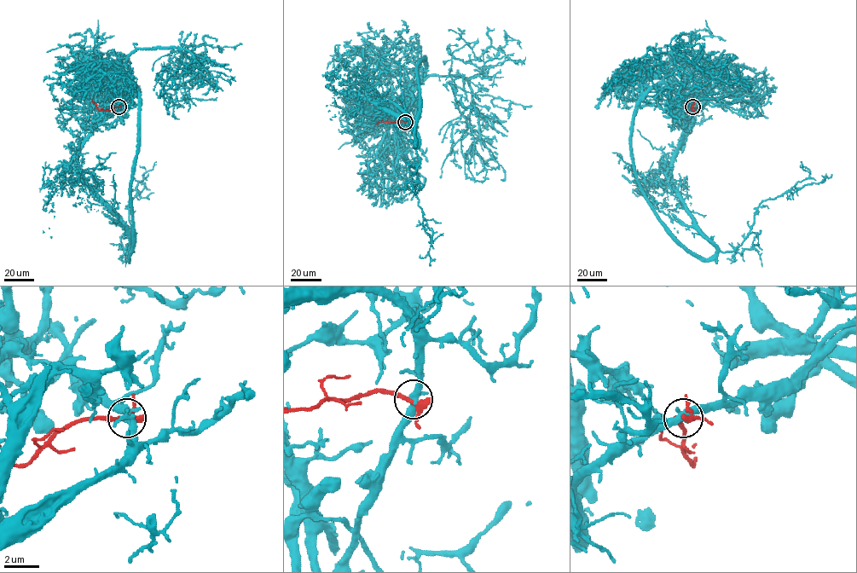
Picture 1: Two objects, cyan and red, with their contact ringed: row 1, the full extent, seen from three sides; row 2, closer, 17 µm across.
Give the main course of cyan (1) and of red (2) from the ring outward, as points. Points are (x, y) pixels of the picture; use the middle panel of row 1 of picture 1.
1: (404, 121), (402, 112), (376, 112), (362, 101), (394, 113), (415, 137), (415, 193), (432, 231), (431, 265)
2: (404, 122), (381, 121), (378, 125)

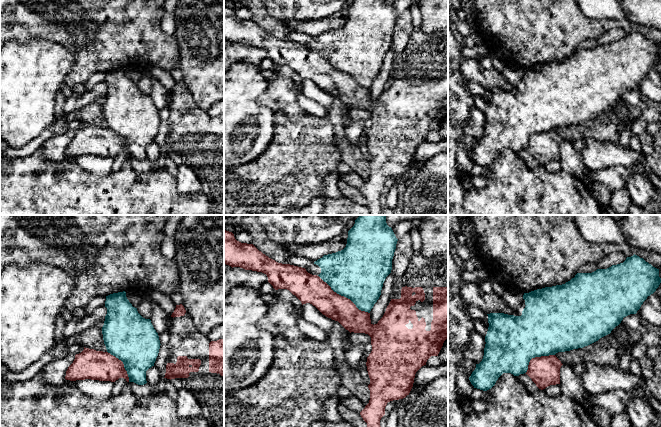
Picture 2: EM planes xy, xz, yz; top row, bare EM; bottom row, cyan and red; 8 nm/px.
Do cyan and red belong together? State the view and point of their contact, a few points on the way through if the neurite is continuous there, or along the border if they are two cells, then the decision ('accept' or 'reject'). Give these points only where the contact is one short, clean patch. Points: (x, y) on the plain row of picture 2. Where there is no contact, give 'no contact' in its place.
meets cyan in xz at (344, 72); reject

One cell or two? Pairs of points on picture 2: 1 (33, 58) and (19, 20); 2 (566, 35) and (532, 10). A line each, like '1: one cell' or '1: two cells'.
1: two cells
2: one cell

